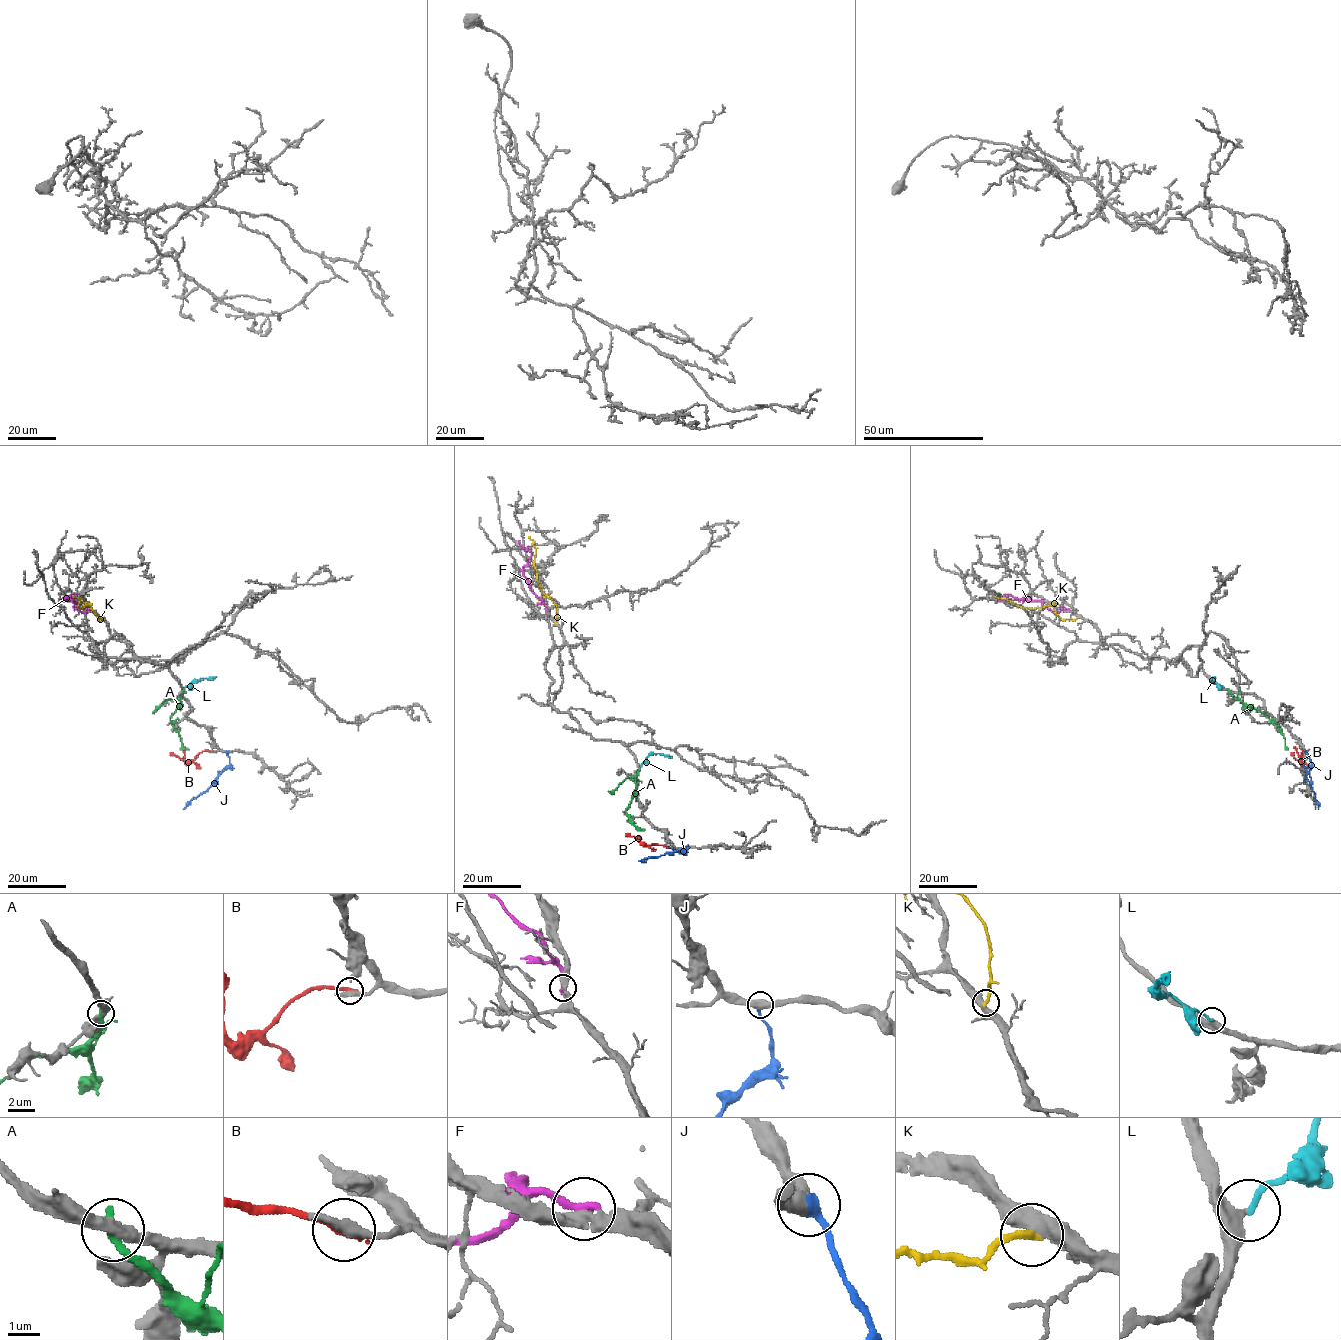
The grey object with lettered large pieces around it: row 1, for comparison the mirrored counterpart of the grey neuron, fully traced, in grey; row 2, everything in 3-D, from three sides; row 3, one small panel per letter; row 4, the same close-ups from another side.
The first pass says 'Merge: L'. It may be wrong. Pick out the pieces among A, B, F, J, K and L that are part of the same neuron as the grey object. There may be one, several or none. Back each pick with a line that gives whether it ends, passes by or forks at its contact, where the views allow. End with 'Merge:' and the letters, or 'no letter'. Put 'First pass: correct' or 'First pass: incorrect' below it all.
J: It ends there
L: It ends there
Merge: J, L
First pass: incorrect

